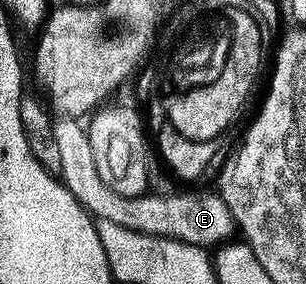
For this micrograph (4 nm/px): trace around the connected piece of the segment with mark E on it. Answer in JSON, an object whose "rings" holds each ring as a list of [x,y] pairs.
{"rings":[[[59,117],[54,122],[56,146],[60,151],[60,180],[76,196],[79,204],[97,220],[112,220],[120,228],[132,228],[132,232],[175,238],[184,244],[203,248],[217,248],[233,239],[236,234],[234,217],[221,194],[210,188],[186,188],[170,196],[152,193],[138,194],[135,198],[120,196],[96,172],[96,160],[92,156],[92,144],[87,127],[79,119]]]}

